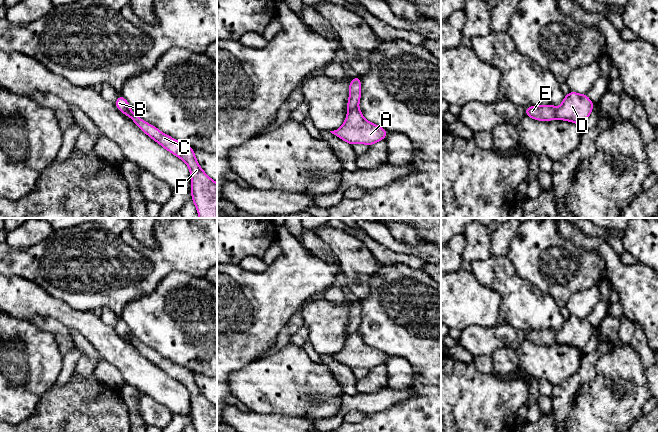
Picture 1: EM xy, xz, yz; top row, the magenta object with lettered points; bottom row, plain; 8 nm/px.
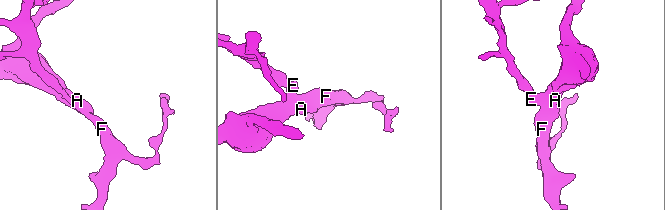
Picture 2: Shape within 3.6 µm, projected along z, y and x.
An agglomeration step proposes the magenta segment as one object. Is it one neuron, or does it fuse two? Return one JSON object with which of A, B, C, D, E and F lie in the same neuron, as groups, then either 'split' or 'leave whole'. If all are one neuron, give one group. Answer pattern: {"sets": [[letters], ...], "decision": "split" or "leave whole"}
{"sets": [["A", "C", "D", "F"], ["B", "E"]], "decision": "split"}

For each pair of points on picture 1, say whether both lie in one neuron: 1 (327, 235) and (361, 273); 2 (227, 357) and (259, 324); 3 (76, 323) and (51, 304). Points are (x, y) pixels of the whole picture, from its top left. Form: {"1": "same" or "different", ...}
{"1": "same", "2": "same", "3": "same"}

